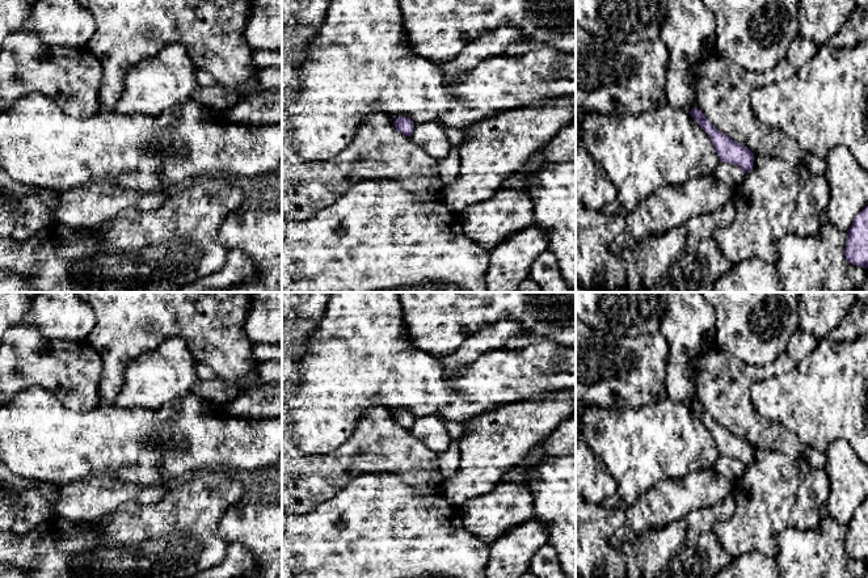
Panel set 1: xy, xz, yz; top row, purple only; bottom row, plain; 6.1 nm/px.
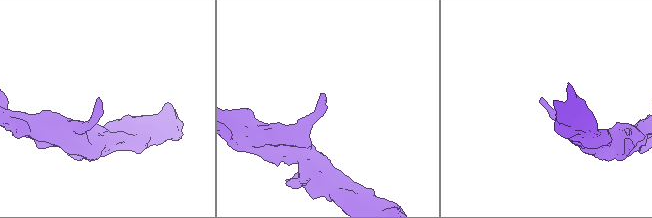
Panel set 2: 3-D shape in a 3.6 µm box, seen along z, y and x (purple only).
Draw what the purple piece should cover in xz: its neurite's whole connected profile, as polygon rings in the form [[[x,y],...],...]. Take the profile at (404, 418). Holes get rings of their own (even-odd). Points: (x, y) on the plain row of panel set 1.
[[[399,410],[396,414],[393,414],[395,422],[401,426],[405,430],[412,429],[413,422],[414,422],[414,417],[412,415],[410,412],[408,410]]]

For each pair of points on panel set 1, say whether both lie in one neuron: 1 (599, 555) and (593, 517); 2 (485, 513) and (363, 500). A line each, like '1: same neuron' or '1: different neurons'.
1: same neuron
2: different neurons

